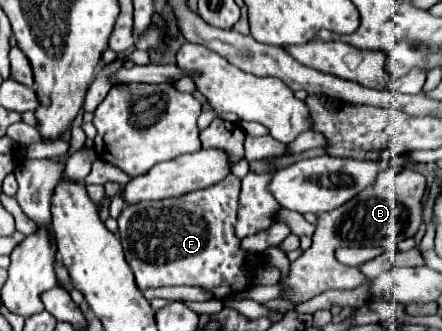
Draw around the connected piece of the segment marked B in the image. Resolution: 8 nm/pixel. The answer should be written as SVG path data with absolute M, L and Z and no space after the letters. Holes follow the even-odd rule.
M402 170L398 174L380 172L378 180L356 194L344 206L324 212L318 216L316 232L312 236L312 246L294 262L290 262L288 276L280 280L284 292L280 298L300 304L326 290L346 290L356 288L366 282L366 276L358 268L344 266L336 260L334 252L340 246L394 246L404 238L410 238L418 232L422 224L422 194L426 180L414 170ZM420 204L420 218L418 218Z

